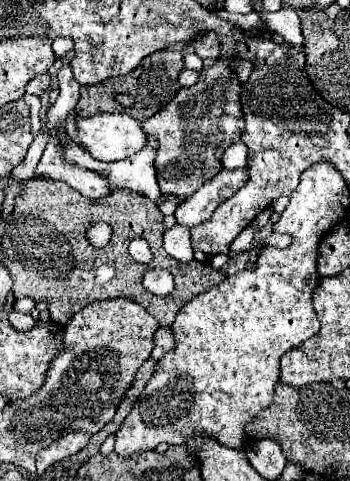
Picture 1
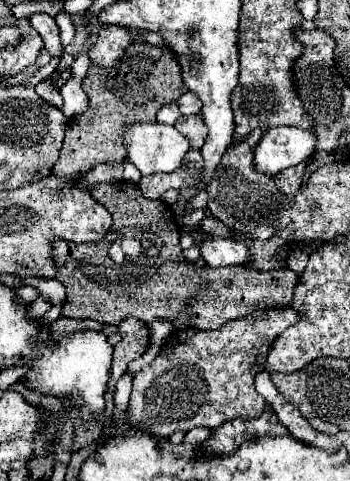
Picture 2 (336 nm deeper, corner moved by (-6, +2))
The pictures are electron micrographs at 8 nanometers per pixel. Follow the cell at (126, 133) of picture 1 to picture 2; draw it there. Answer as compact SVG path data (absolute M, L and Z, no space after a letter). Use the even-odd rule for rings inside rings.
M151 123L151 125L131 125L127 127L125 135L125 147L127 147L127 159L135 163L135 167L143 175L153 175L153 173L171 173L179 169L185 161L185 155L189 151L189 139L173 125L161 125L161 123Z

